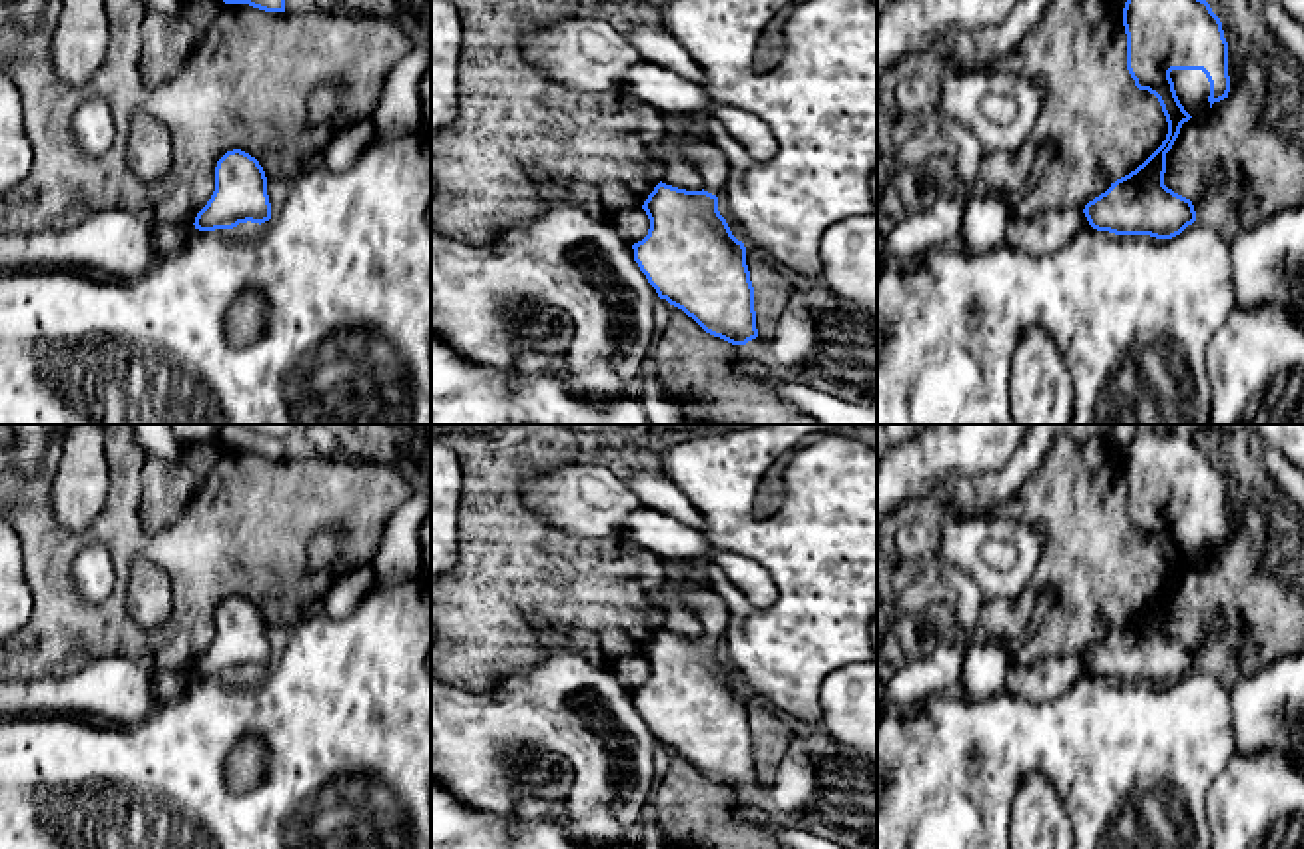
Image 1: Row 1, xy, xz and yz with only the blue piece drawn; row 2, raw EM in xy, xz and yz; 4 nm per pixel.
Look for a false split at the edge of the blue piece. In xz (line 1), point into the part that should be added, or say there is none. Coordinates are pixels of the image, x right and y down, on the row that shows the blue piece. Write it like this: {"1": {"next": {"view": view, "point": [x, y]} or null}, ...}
{"1": {"next": null}}

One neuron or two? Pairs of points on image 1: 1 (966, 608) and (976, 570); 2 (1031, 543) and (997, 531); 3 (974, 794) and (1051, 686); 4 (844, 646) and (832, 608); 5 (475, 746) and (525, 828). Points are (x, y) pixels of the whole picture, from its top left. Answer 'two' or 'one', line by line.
1: two
2: one
3: two
4: one
5: two

